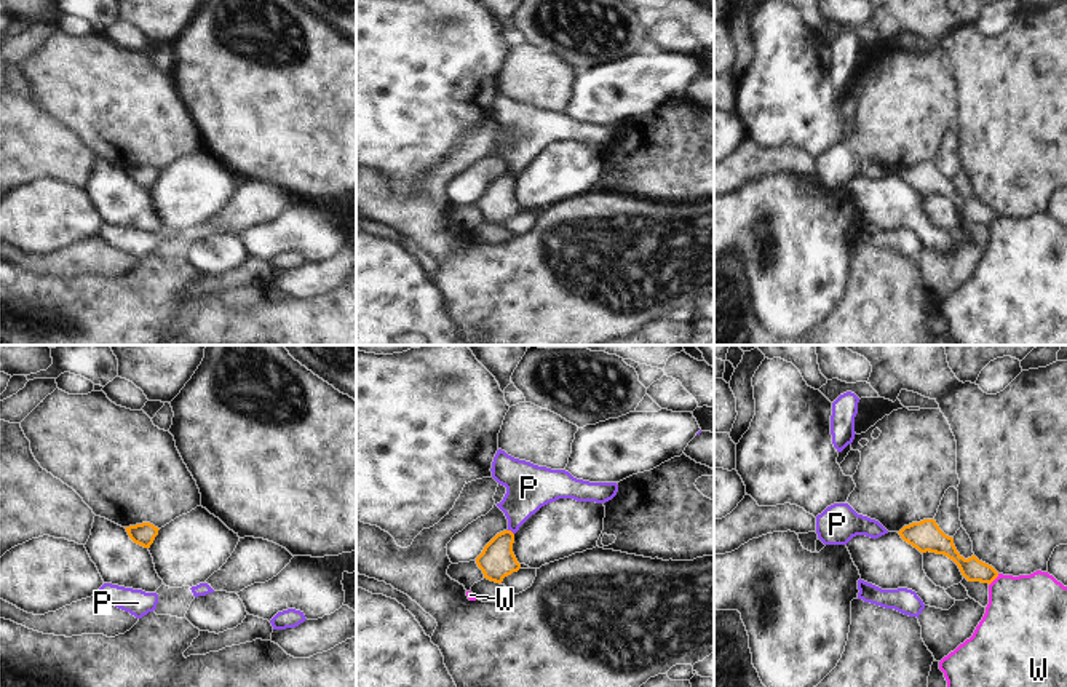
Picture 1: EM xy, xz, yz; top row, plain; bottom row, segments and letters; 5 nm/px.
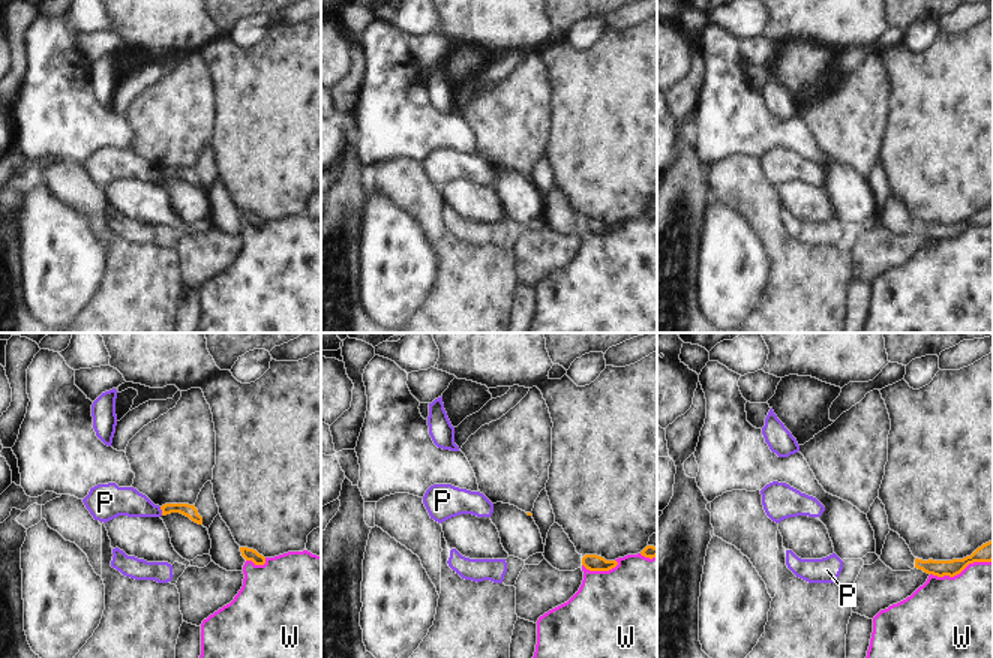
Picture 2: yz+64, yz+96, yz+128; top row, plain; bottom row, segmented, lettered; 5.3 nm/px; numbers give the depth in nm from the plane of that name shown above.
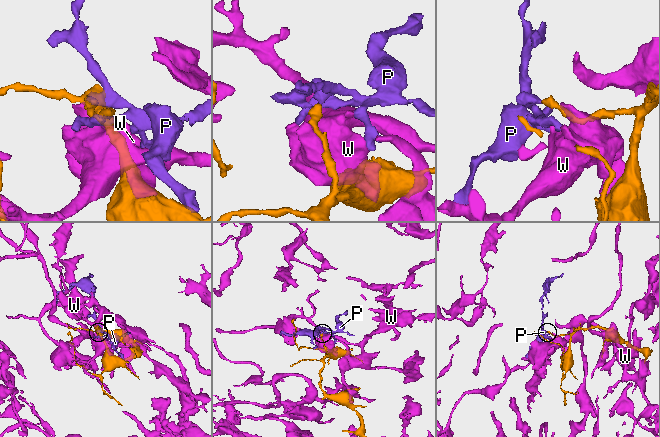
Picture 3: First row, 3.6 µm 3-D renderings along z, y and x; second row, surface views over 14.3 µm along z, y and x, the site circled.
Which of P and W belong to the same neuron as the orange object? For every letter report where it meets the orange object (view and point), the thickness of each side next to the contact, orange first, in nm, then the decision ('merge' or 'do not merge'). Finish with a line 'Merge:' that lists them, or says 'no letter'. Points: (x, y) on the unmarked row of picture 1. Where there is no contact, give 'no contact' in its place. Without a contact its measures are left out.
P: contact xz (511, 174); calibres 180 and 240 nm; do not merge
W: contact yz (994, 221); calibres 120 and 420 nm; do not merge
Merge: no letter

